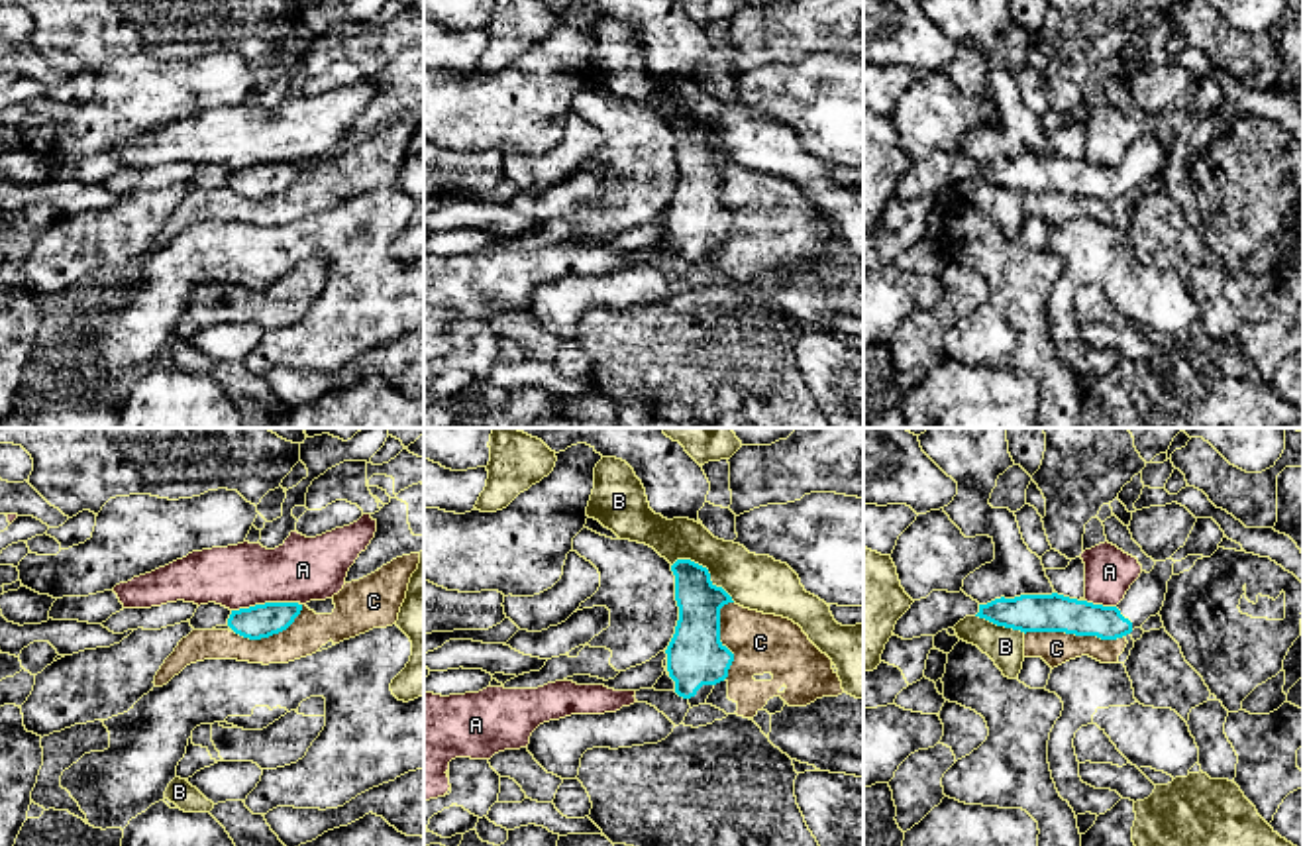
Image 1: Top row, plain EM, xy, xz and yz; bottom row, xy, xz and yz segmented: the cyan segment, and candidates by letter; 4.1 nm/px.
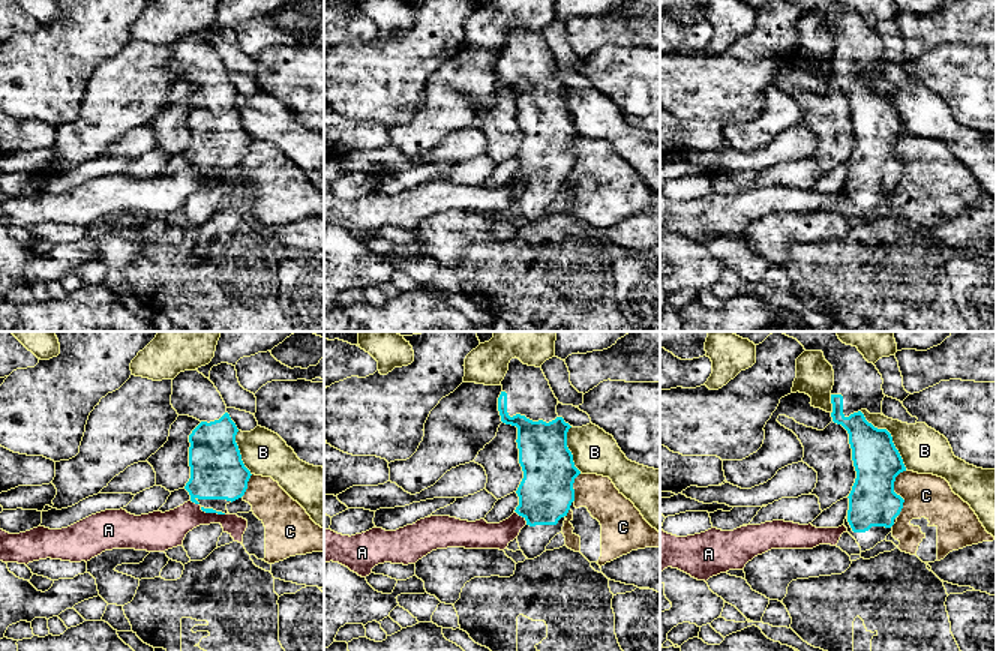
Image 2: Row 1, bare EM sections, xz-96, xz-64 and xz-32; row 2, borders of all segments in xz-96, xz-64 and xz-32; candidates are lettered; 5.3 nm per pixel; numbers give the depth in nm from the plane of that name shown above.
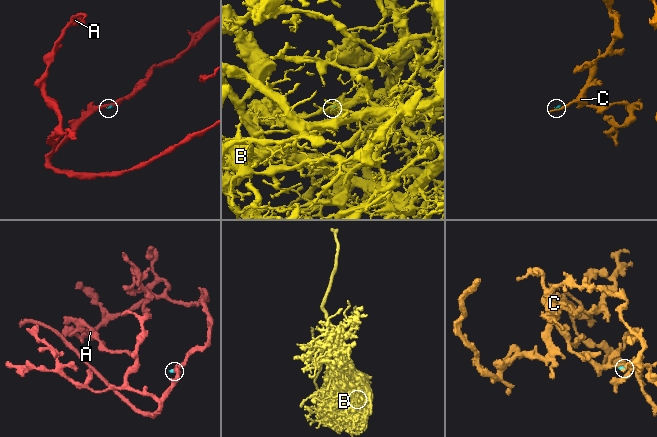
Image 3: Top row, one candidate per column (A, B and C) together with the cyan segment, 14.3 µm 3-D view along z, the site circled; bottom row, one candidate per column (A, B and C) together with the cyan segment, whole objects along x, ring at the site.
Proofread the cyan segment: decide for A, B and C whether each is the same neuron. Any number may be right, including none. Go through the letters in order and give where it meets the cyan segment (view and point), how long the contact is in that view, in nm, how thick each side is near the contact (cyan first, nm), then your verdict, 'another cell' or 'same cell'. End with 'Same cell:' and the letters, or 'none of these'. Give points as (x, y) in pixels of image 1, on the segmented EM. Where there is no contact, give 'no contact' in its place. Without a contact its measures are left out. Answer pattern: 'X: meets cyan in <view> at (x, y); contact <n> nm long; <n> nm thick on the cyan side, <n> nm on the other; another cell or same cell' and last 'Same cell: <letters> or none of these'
A: meets cyan in xy at (265, 603); contact 280 nm long; 140 nm thick on the cyan side, 260 nm on the other; another cell
B: meets cyan in xz at (707, 570); contact 300 nm long; 180 nm thick on the cyan side, 220 nm on the other; another cell
C: meets cyan in yz at (1070, 633); contact 380 nm long; 160 nm thick on the cyan side, 140 nm on the other; another cell
Same cell: none of these

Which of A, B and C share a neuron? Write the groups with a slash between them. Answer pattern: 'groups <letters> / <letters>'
groups A / B / C

